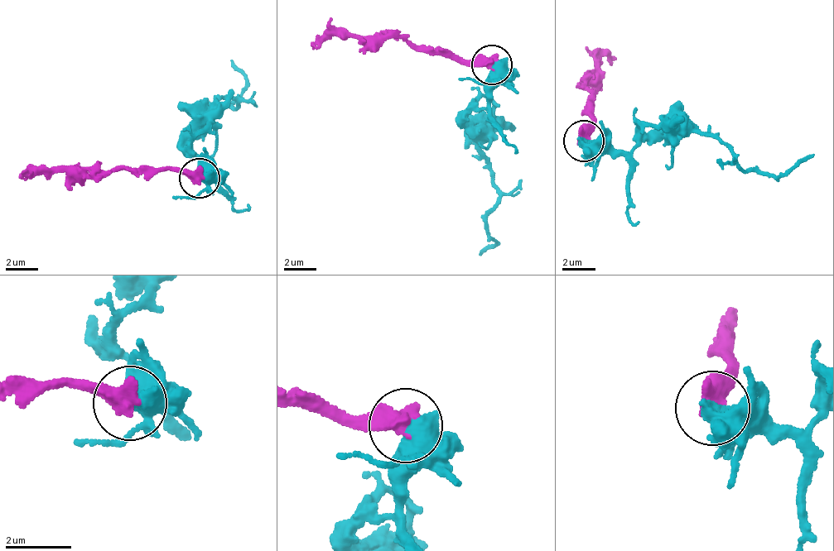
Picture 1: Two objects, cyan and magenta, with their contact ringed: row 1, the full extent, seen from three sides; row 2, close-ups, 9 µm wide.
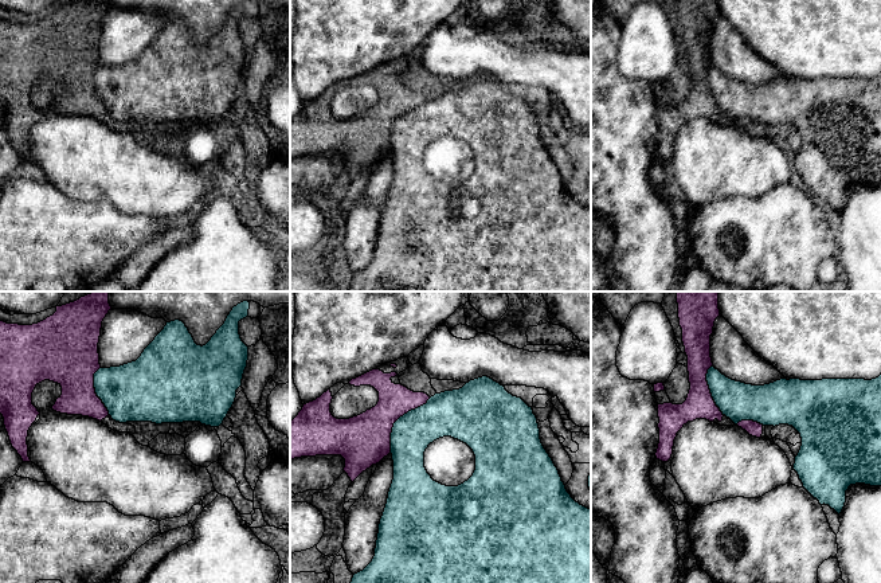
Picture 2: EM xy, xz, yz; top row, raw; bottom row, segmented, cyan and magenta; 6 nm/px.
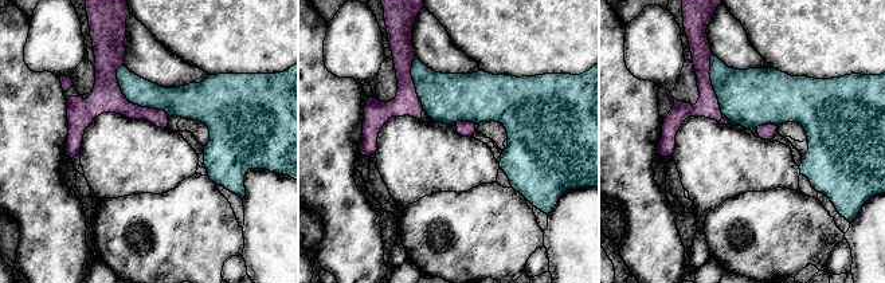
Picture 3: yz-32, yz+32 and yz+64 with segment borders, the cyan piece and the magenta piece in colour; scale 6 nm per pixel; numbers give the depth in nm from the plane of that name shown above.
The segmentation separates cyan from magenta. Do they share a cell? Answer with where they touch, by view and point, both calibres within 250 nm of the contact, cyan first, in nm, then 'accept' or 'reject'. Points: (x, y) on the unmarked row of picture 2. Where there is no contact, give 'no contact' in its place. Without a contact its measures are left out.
meets cyan in xz at (396, 120); 240 nm thick on the cyan side, 300 nm on the other; reject

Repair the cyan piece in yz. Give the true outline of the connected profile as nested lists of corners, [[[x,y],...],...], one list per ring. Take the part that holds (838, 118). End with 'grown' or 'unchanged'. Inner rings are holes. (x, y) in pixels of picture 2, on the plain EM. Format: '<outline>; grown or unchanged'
[[[714,66],[706,81],[716,105],[735,124],[753,120],[763,125],[792,125],[802,137],[794,169],[803,187],[838,214],[850,184],[881,185],[881,74],[865,78],[780,78],[764,85],[732,79]]]; unchanged

